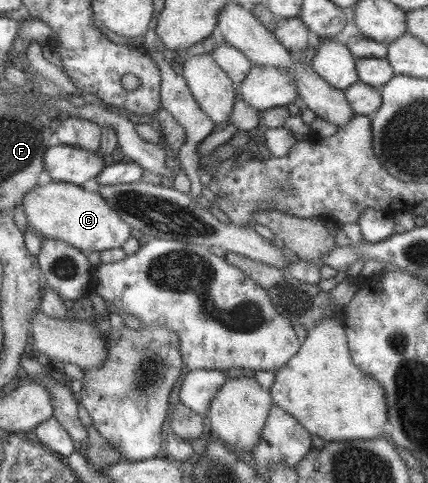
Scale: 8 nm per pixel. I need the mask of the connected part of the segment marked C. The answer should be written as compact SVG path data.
M51 180L43 185L34 185L22 198L19 206L22 206L26 222L29 223L29 226L33 228L37 235L66 242L84 254L119 248L131 236L131 227L123 222L123 219L105 202L105 199L97 191L87 191L83 187L71 183Z

